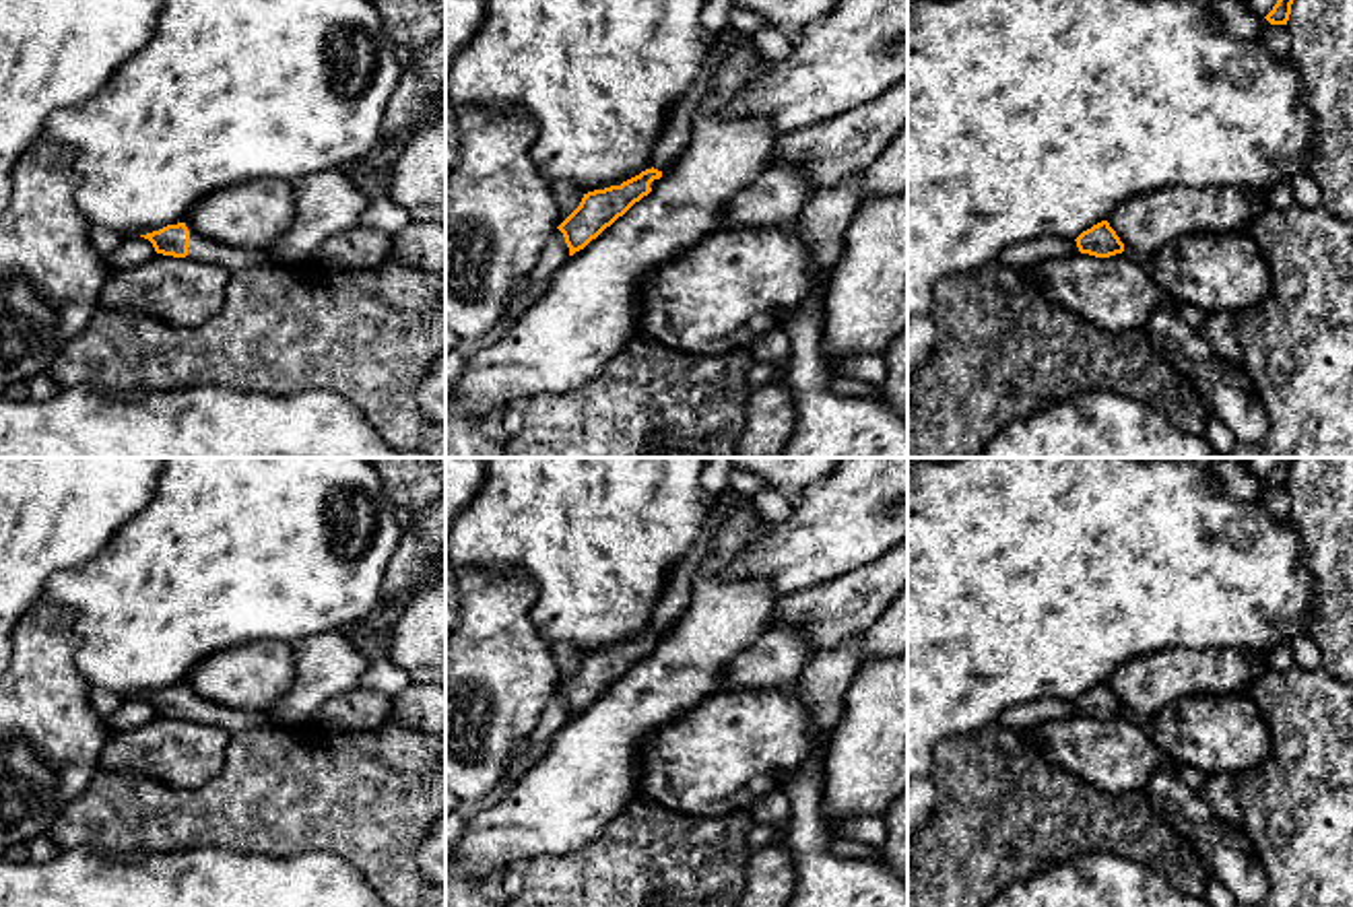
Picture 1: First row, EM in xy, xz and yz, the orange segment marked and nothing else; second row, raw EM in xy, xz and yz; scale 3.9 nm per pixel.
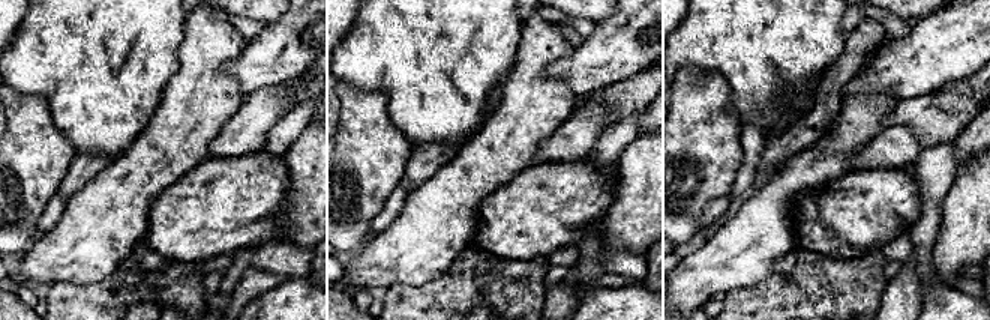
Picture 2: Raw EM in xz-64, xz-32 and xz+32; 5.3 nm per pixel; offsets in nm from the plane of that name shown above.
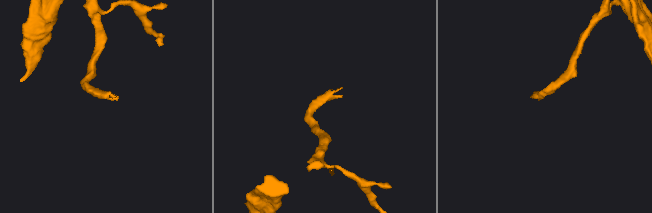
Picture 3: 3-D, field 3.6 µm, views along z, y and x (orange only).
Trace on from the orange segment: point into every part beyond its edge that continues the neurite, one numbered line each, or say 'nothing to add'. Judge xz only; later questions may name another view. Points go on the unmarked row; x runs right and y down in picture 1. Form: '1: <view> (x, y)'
1: xz (675, 596)

